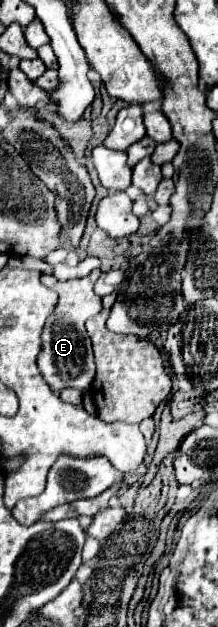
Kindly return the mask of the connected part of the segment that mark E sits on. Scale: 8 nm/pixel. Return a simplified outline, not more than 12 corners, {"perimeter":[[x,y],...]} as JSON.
{"perimeter":[[100,269],[58,281],[38,367],[54,393],[88,391],[96,375],[84,329],[102,311]]}

